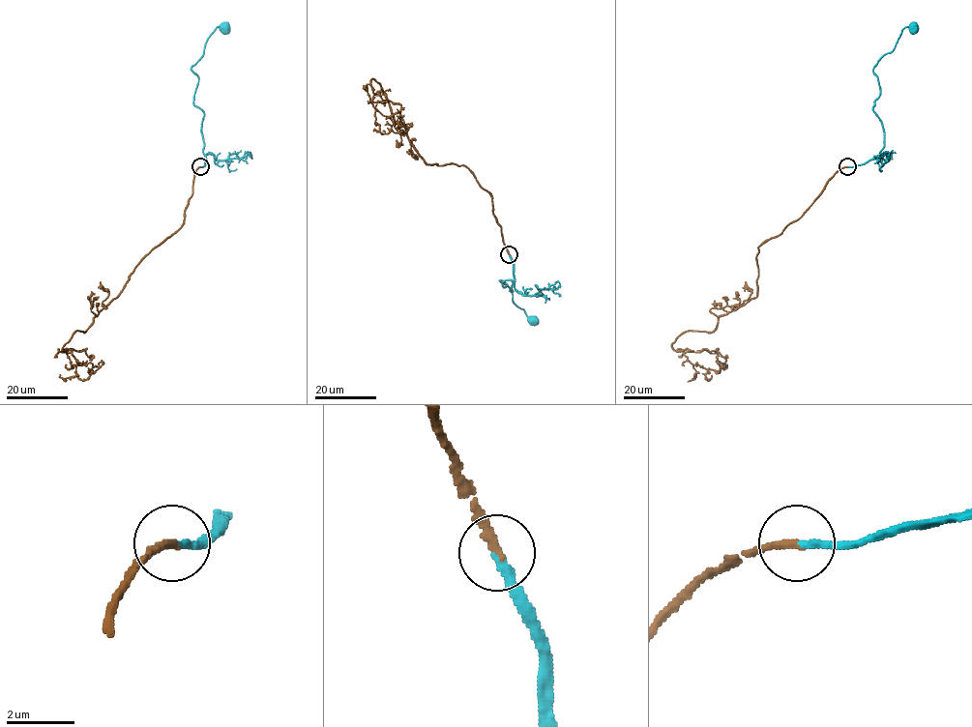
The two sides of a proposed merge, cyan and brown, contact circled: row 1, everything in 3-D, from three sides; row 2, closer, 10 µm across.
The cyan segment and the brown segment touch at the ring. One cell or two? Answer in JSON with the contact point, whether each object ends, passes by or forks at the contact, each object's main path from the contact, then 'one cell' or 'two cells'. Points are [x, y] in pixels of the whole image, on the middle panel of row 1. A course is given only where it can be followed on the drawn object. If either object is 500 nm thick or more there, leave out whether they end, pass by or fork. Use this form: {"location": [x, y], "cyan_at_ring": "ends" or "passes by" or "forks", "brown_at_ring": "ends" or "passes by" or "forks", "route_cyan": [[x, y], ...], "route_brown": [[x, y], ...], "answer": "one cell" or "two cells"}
{"location": [509, 254], "cyan_at_ring": "ends", "brown_at_ring": "ends", "route_cyan": [[509, 254], [513, 291], [511, 280], [502, 281], [504, 287], [500, 280], [533, 320]], "route_brown": [[509, 254], [492, 196], [465, 166], [427, 164], [371, 79], [374, 94], [399, 103], [397, 121], [407, 124]], "answer": "one cell"}

